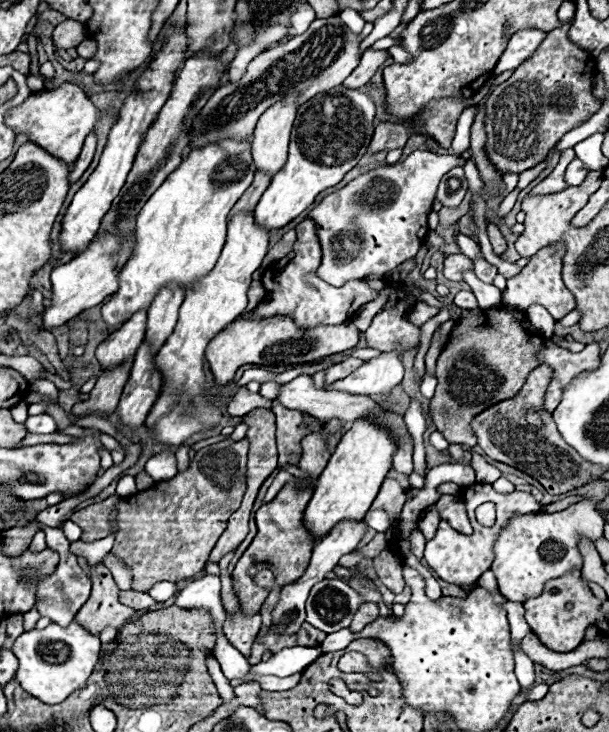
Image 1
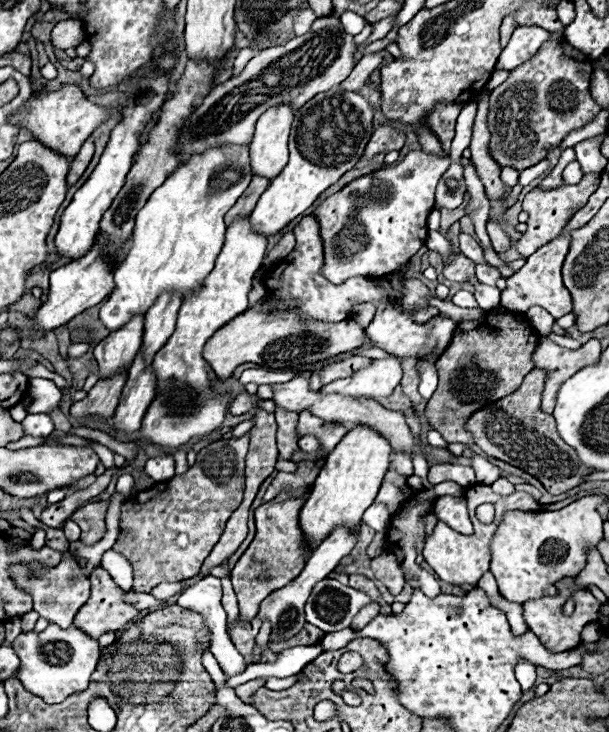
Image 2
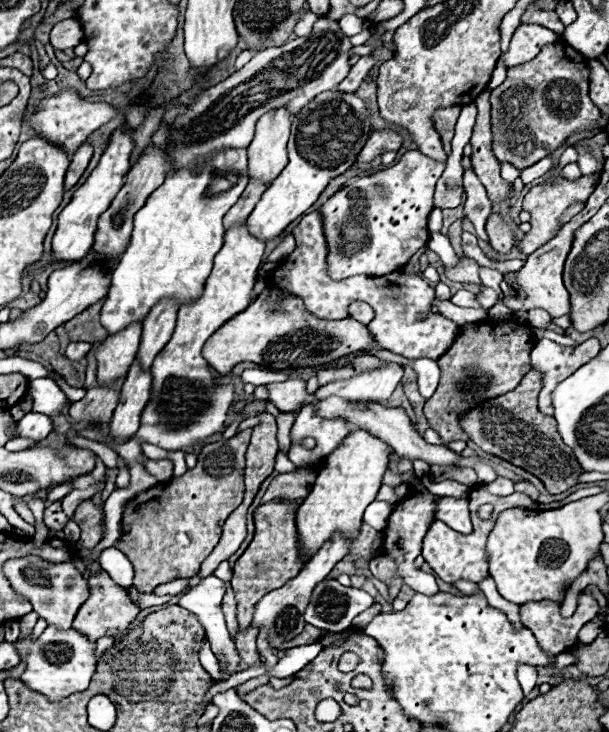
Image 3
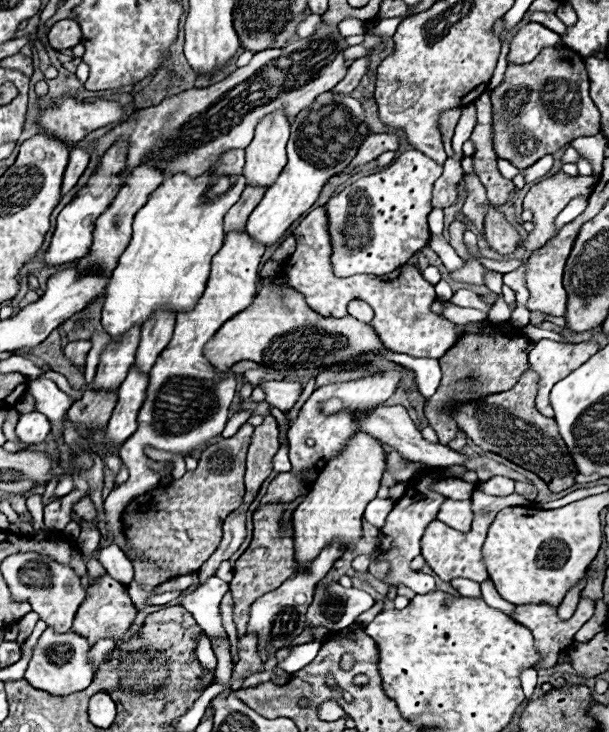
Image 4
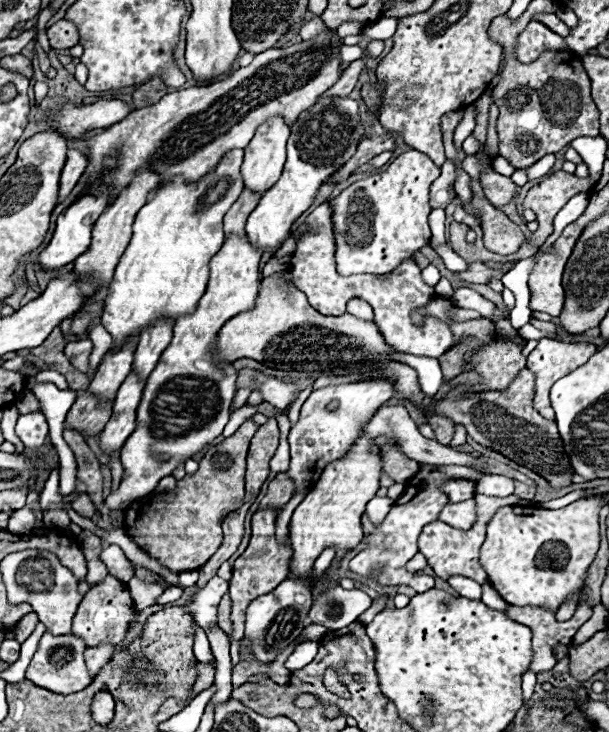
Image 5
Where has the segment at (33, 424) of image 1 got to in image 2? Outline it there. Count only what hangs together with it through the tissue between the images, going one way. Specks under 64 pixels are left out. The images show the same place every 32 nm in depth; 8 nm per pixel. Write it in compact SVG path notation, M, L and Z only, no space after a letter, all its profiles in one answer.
M28 414L20 424L22 424L22 430L26 436L44 438L54 432L54 424L48 414Z

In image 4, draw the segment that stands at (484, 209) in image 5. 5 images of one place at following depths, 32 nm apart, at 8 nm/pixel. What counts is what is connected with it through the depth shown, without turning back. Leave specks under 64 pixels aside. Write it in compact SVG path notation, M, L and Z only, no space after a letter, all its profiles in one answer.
M488 206L484 218L484 236L486 236L486 244L500 254L514 252L522 242L522 236L516 230L516 226L512 226L502 212L494 210L494 206Z

